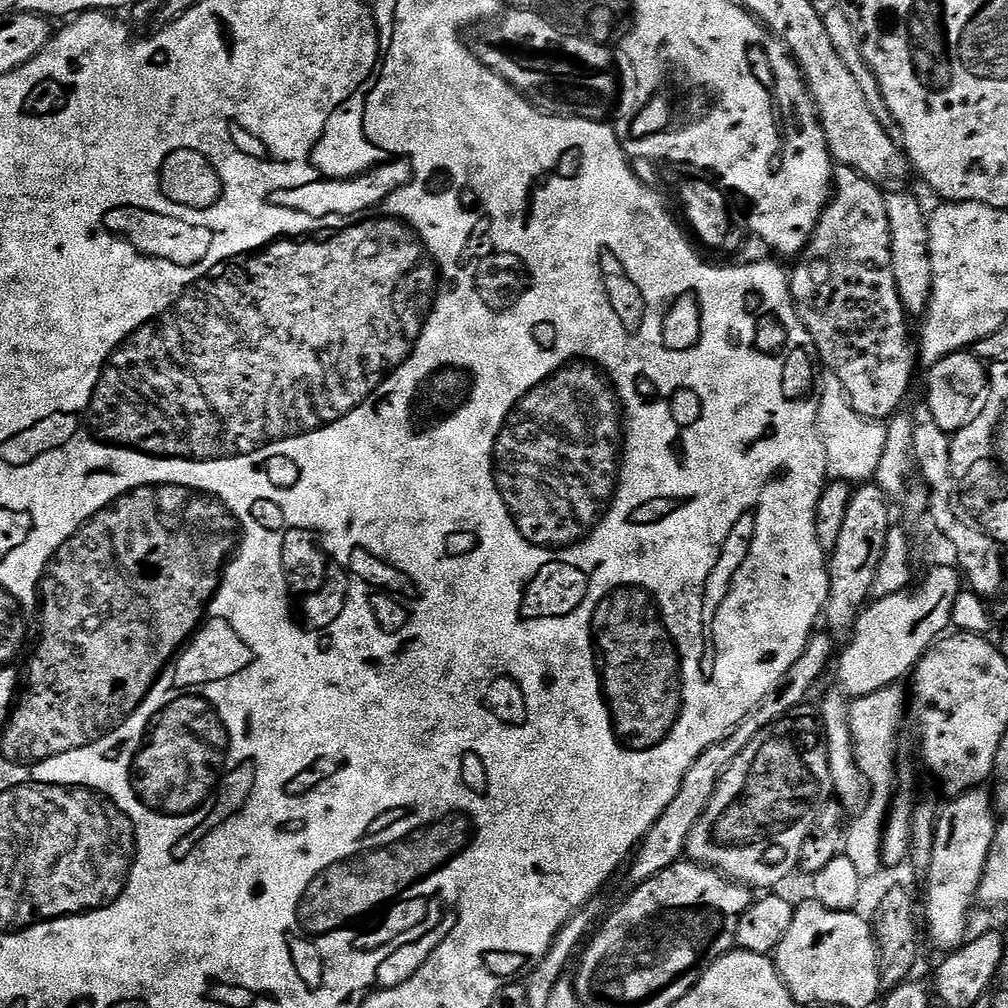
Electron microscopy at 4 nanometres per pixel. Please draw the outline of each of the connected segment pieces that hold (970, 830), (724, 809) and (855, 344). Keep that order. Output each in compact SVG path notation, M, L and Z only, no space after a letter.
M984 786L969 788L968 791L961 792L949 800L952 801L945 808L942 808L936 821L932 861L926 870L928 889L925 890L924 896L922 892L922 920L926 925L927 939L929 936L938 947L948 948L944 950L955 950L965 943L966 937L969 935L969 933L967 934L968 915L972 912L972 900L974 904L980 891L986 858L990 854L992 839L996 837L998 813L992 802L991 791Z
M801 706L789 716L784 716L774 726L762 730L738 758L726 770L718 782L710 806L698 818L694 830L690 830L686 856L689 861L703 864L705 868L714 868L723 872L730 880L753 890L772 890L800 866L802 842L814 826L814 818L833 799L830 762L824 745L824 733L819 715L807 712Z
M837 167L834 172L832 199L829 200L828 205L824 208L824 213L820 216L820 221L814 230L814 234L808 239L808 247L800 253L795 261L795 264L797 263L796 269L791 269L790 272L792 301L802 326L806 326L806 330L814 342L819 363L823 367L825 364L828 367L827 371L831 375L836 376L838 382L842 382L842 386L846 386L846 394L850 398L854 410L858 410L858 414L881 422L887 421L901 411L900 403L907 398L908 387L912 384L912 360L914 364L914 344L913 341L912 344L908 341L910 317L902 306L900 295L898 294L898 286L894 282L894 266L890 258L890 222L886 218L886 202L884 198L885 193L882 191L881 185L875 184L873 180L867 180L865 176L858 174L854 170Z

